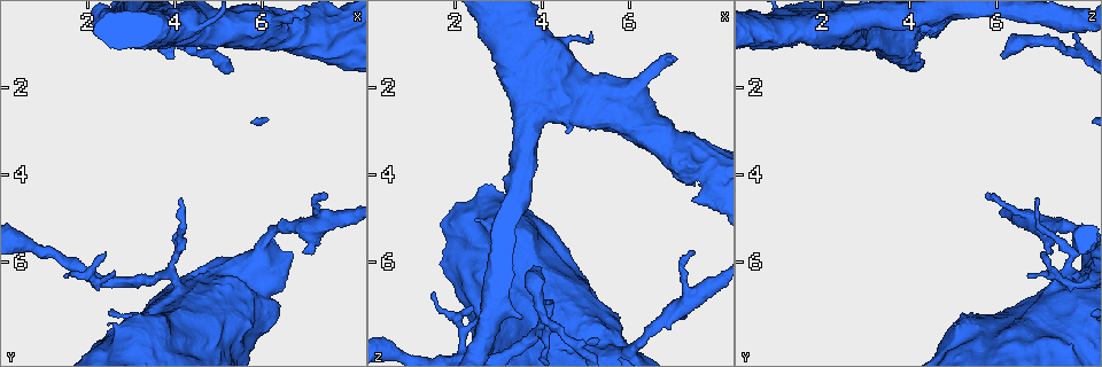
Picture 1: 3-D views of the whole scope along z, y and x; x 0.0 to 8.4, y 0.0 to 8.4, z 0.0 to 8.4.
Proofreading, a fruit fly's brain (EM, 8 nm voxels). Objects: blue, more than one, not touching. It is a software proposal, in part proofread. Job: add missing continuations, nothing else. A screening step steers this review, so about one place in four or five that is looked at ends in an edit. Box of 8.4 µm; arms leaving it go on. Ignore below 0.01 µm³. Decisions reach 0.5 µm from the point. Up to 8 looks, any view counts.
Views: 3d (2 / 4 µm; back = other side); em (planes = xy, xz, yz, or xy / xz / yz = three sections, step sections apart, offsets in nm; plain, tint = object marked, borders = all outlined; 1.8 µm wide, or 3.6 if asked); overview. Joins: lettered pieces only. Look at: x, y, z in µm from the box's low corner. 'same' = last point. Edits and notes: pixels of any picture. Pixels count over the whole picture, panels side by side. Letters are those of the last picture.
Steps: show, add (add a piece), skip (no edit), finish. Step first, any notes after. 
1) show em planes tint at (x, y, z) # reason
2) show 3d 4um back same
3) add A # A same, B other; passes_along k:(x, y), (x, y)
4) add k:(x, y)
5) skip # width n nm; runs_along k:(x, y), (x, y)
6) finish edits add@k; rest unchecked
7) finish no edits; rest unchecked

show em planes borders at (6.95, 5.75, 7.20) # an open end

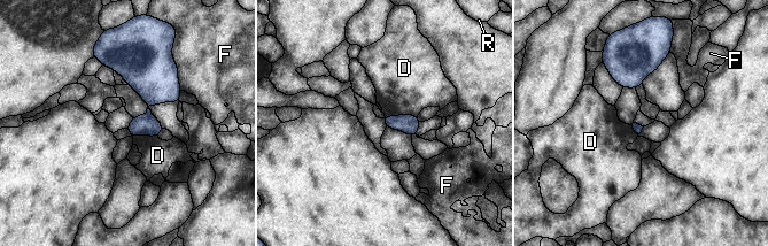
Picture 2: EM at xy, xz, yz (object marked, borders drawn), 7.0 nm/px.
skip # longest_contact D 240 nm; D other, F other, R other; none of them fits

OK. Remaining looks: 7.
show em 3.6um xz step 4 borders at (5.35, 0.75, 7.75) # free end

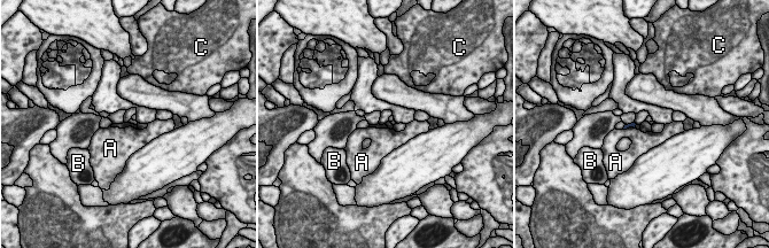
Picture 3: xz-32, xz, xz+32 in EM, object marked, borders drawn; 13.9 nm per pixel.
skip # A other, B other, C other; border 3:(635, 128), (622, 129); none of them fits

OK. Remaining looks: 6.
show 3d 2um at (7.50, 4.45, 5.75) # thin end

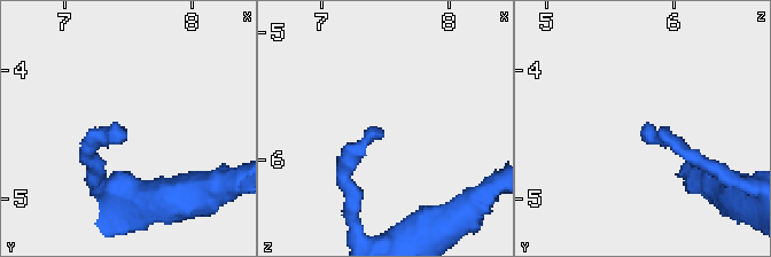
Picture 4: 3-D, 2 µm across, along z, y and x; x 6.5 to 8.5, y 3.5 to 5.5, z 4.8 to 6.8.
show em xz step 4 plain at (7.46, 4.46, 5.76)

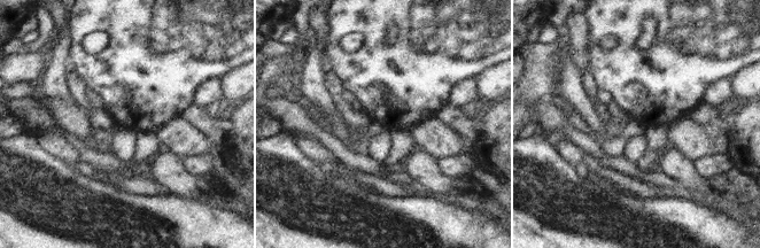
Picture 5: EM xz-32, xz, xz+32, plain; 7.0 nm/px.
show em xz step 4 borders same

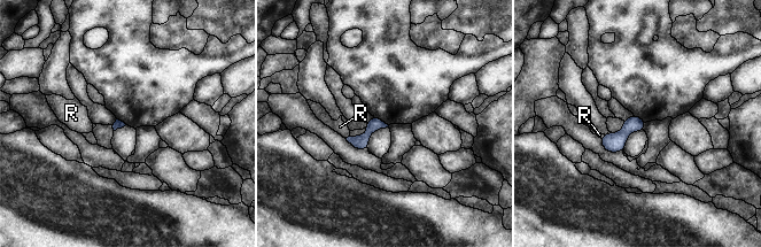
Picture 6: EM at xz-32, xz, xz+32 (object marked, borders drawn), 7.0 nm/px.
add R # longest_contact R 40 nm; R same; passes_along 6:(360, 141), (348, 137), (340, 126); it goes on there

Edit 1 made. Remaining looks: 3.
finish edits add@6; rest unchecked

